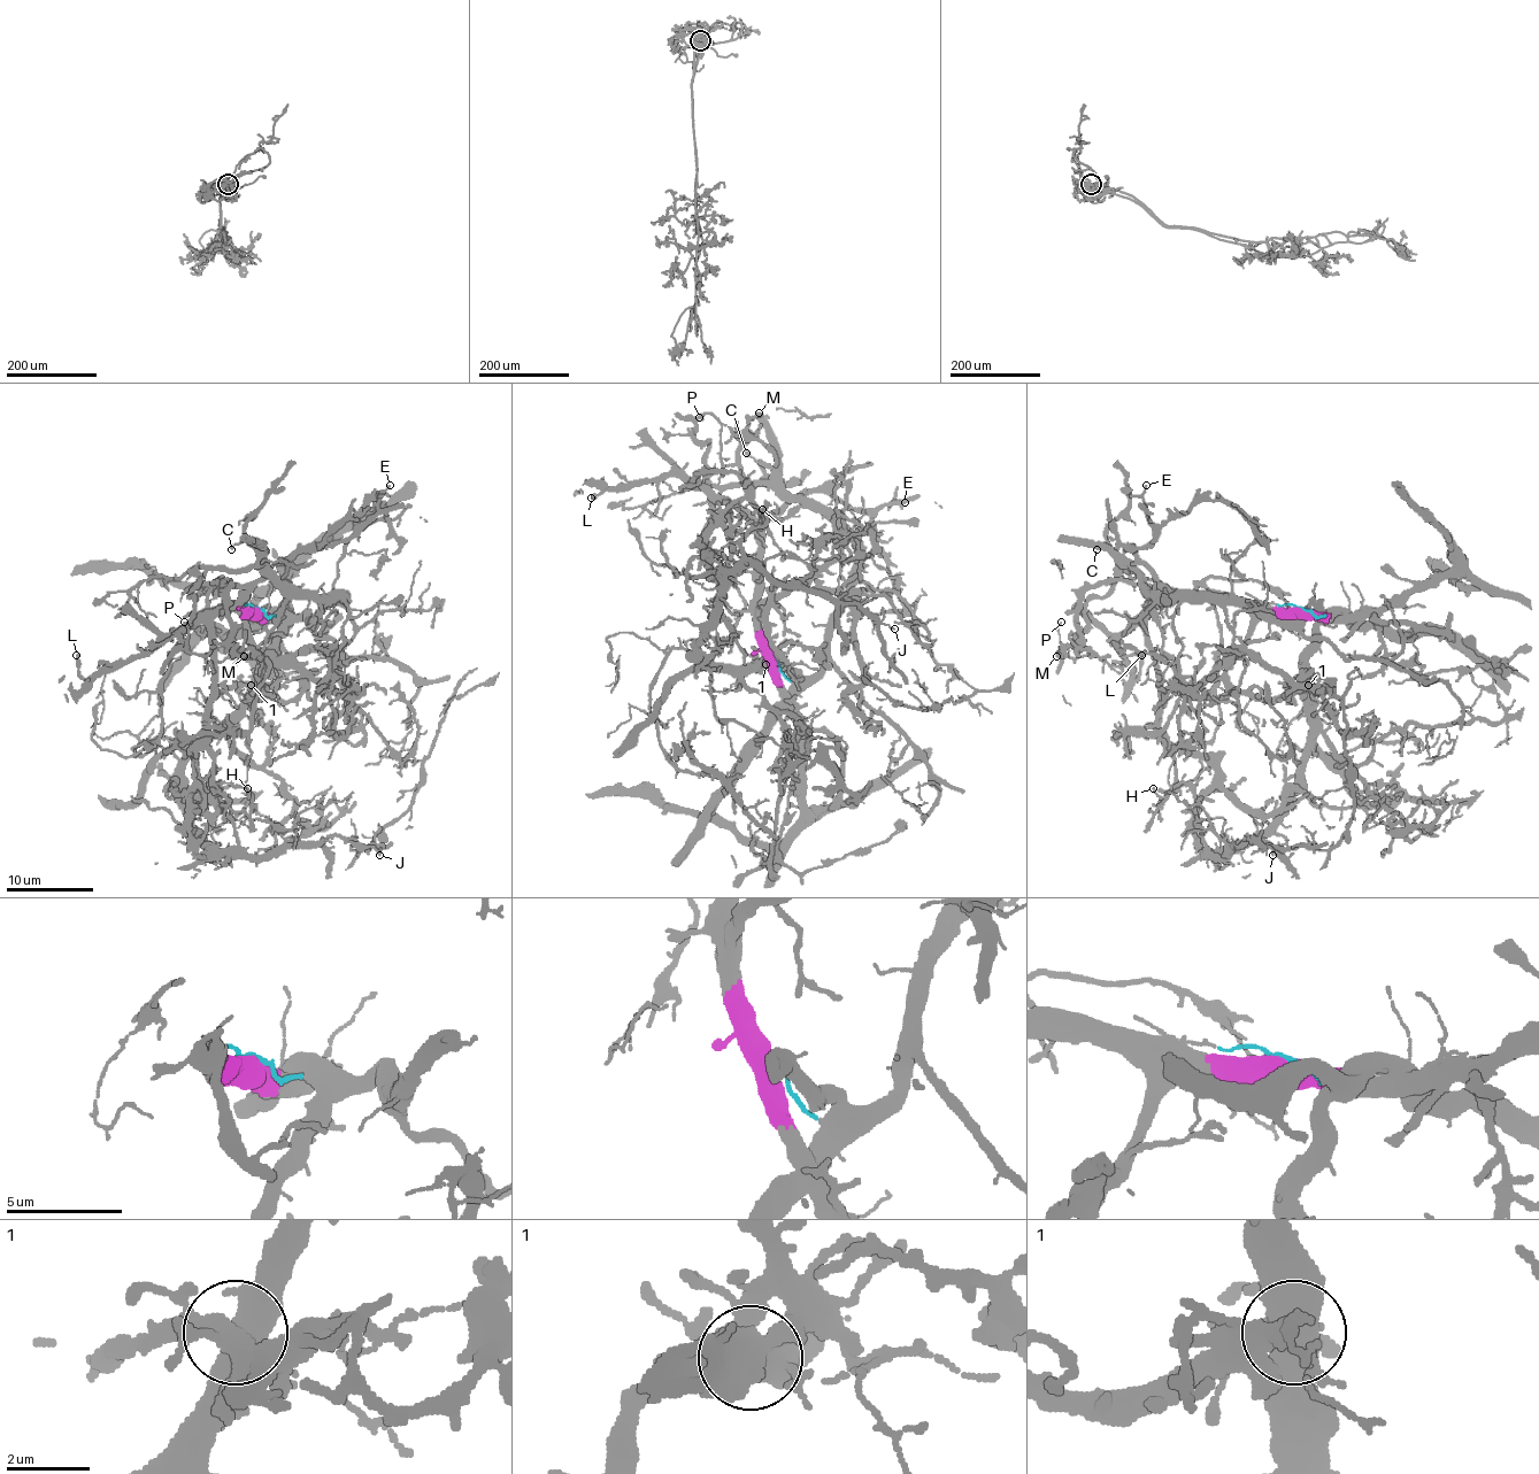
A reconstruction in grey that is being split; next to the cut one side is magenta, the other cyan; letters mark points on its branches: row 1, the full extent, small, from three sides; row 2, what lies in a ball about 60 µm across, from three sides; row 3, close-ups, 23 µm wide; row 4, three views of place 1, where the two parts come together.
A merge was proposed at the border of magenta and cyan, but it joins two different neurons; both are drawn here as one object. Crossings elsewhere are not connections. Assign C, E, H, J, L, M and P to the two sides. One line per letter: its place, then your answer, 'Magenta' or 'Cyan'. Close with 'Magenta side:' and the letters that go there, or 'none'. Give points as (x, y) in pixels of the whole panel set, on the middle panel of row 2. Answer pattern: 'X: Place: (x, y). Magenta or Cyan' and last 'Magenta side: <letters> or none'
C: Place: (746, 453). Cyan
E: Place: (905, 502). Magenta
H: Place: (762, 509). Cyan
J: Place: (894, 629). Cyan
L: Place: (591, 498). Magenta
M: Place: (759, 413). Magenta
P: Place: (699, 417). Cyan
Magenta side: E, L, M

